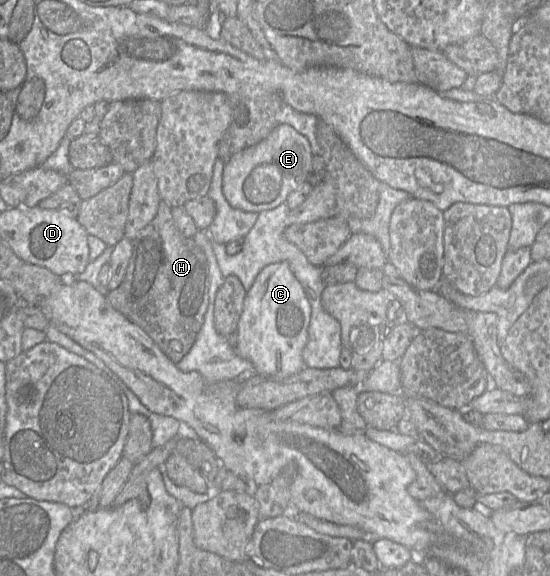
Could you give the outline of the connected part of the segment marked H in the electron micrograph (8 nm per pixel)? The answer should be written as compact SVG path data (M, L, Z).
M164 200L159 202L158 210L153 220L141 229L134 239L131 240L132 253L126 269L125 276L121 284L114 290L106 291L106 298L110 305L125 316L130 322L141 328L161 349L161 351L175 364L177 364L191 349L198 332L200 331L204 322L204 316L208 308L209 303L209 287L210 287L210 275L209 265L206 255L203 249L195 242L192 237L185 237L182 235L174 224L172 213L172 207Z

